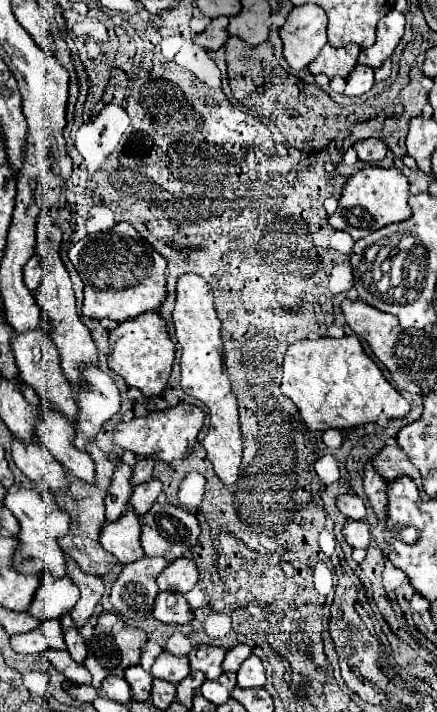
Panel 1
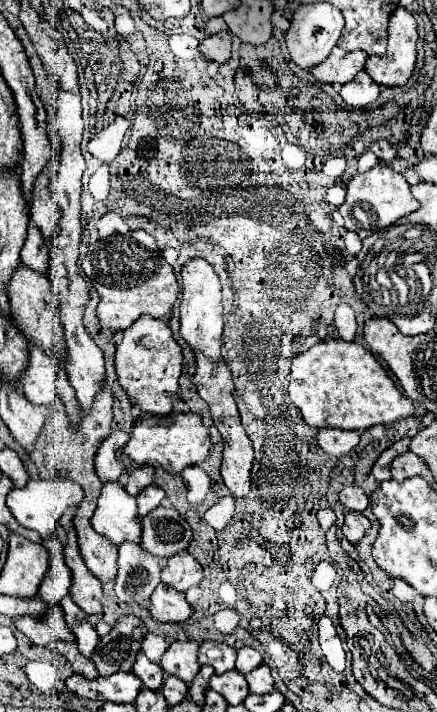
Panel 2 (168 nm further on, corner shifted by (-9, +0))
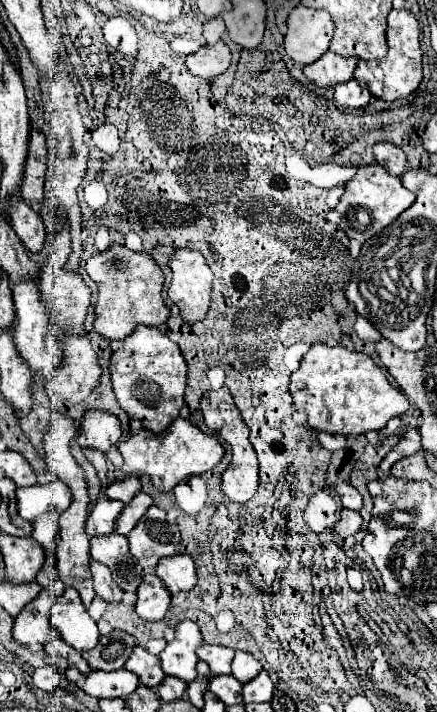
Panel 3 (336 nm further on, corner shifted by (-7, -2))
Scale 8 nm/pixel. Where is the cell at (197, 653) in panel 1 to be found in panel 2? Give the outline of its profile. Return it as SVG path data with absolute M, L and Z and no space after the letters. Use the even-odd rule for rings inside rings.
M203 642L199 646L199 664L211 664L215 674L235 668L235 650L223 642Z

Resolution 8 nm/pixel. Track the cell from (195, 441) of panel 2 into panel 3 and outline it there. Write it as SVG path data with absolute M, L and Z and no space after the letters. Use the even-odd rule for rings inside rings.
M175 418L175 422L163 434L151 434L149 430L143 428L135 436L131 436L127 442L121 442L119 450L125 460L121 466L121 474L125 476L147 474L151 484L159 492L171 492L185 478L209 472L225 456L225 448L221 446L217 438L207 436L185 418Z

